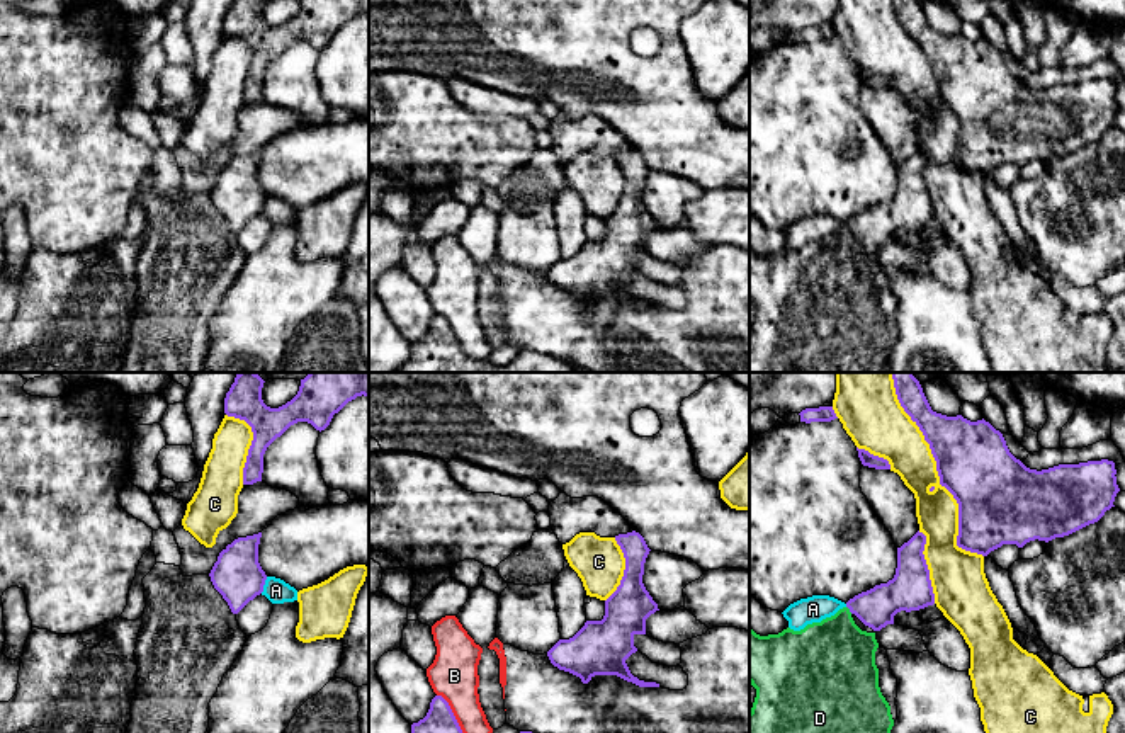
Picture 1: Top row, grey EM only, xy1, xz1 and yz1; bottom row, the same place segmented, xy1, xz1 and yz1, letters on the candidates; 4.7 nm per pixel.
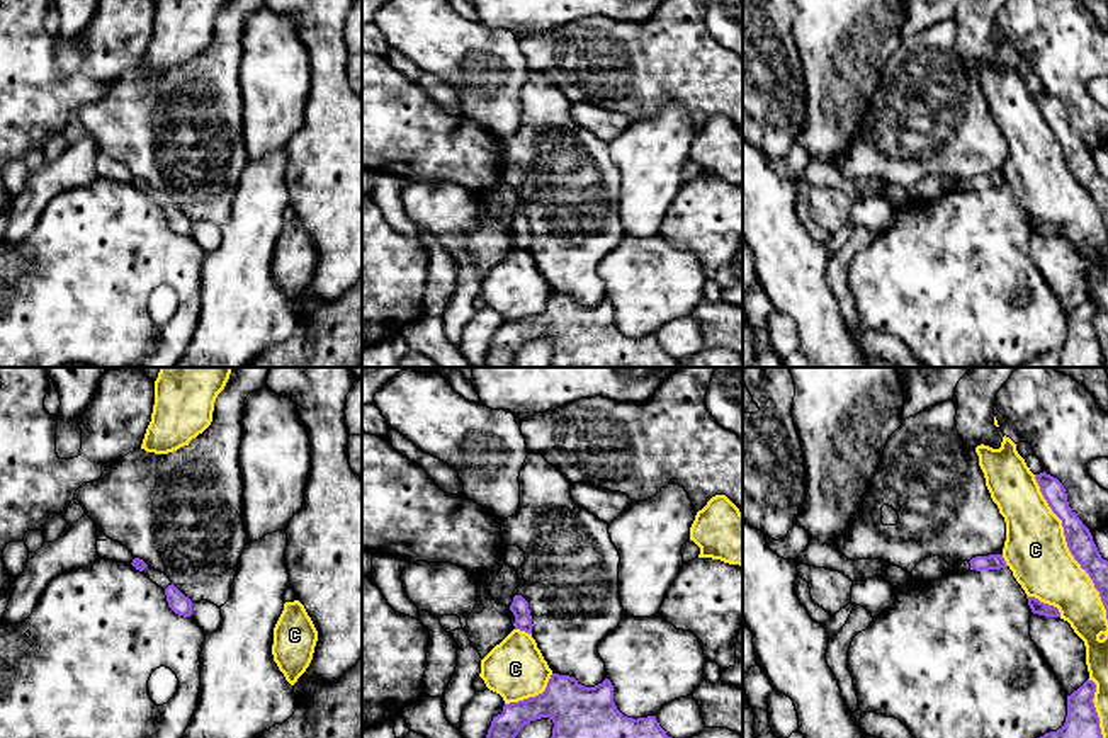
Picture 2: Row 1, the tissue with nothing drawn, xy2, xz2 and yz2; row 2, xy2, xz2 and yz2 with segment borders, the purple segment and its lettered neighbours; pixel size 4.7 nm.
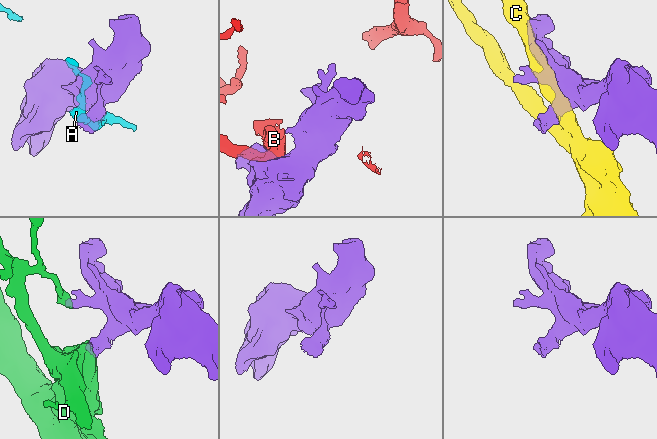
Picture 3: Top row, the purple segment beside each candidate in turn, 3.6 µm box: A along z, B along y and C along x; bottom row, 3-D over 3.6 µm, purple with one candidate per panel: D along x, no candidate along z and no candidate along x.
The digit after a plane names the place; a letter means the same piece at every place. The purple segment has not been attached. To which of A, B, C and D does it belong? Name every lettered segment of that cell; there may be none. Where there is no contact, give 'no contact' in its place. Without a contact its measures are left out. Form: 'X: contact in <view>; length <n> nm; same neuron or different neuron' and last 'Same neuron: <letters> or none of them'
A: contact in xy1; length 90 nm; different neuron
B: contact in xz1; length 340 nm; different neuron
C: contact in yz1; length 950 nm; different neuron
D: contact in yz1; length 50 nm; same neuron
Same neuron: D

